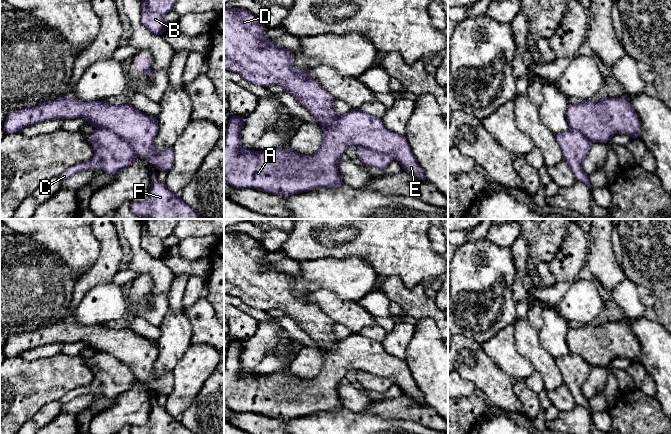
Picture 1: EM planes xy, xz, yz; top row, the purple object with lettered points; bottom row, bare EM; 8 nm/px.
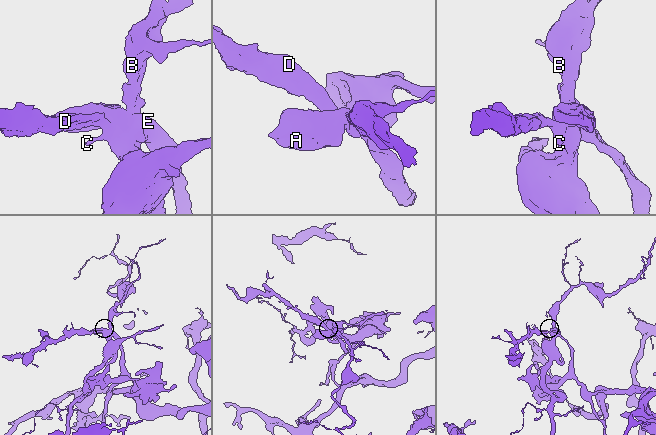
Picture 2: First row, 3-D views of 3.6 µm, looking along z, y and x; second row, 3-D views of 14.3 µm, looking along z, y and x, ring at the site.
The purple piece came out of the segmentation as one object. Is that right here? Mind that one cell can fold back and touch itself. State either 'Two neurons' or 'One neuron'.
Two neurons

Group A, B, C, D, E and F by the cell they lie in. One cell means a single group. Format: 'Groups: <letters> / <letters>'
Groups: A E / B C D F

